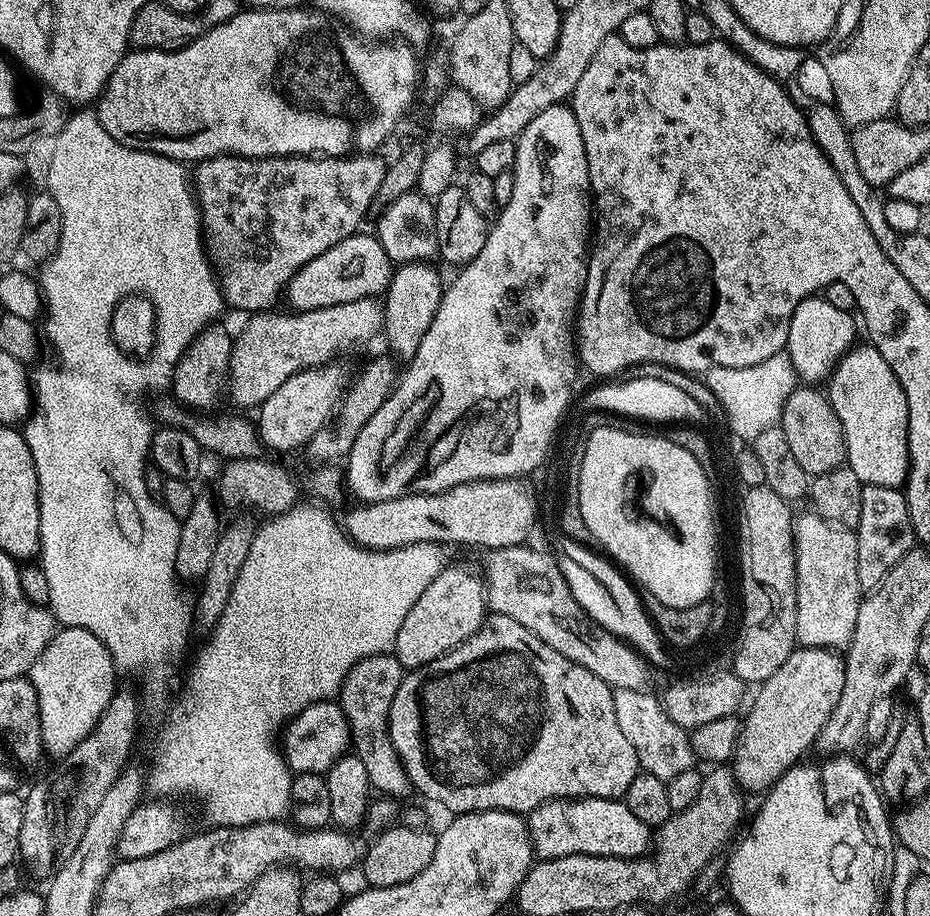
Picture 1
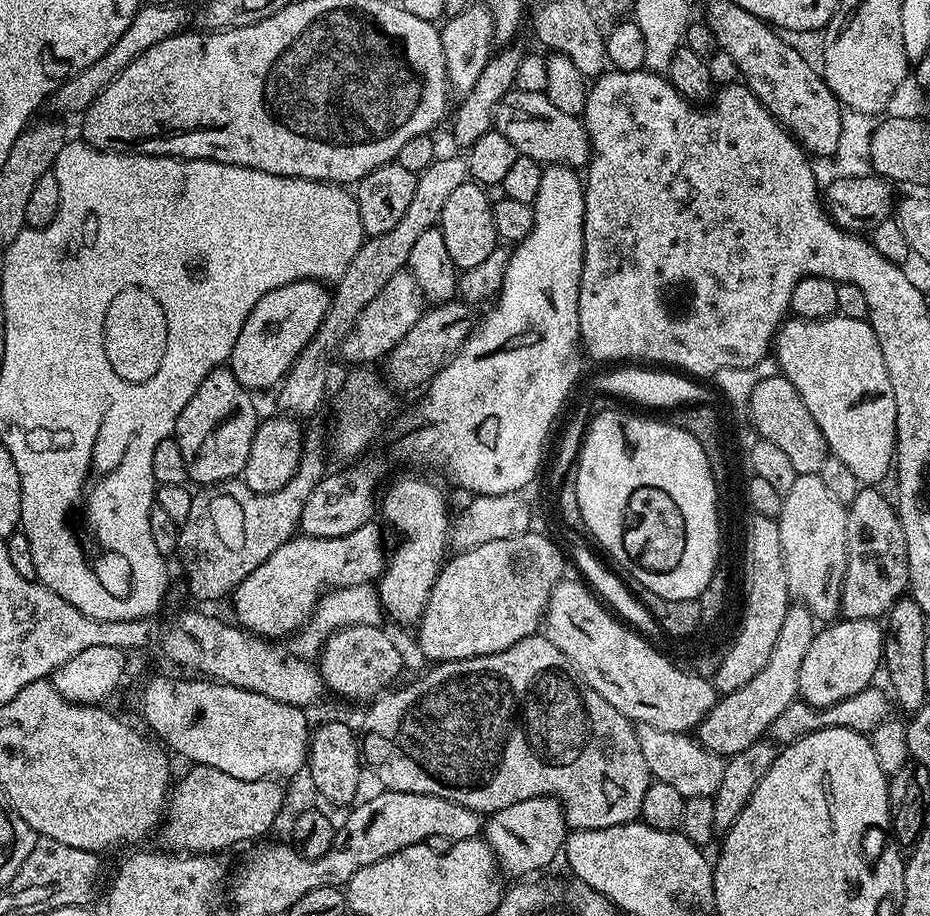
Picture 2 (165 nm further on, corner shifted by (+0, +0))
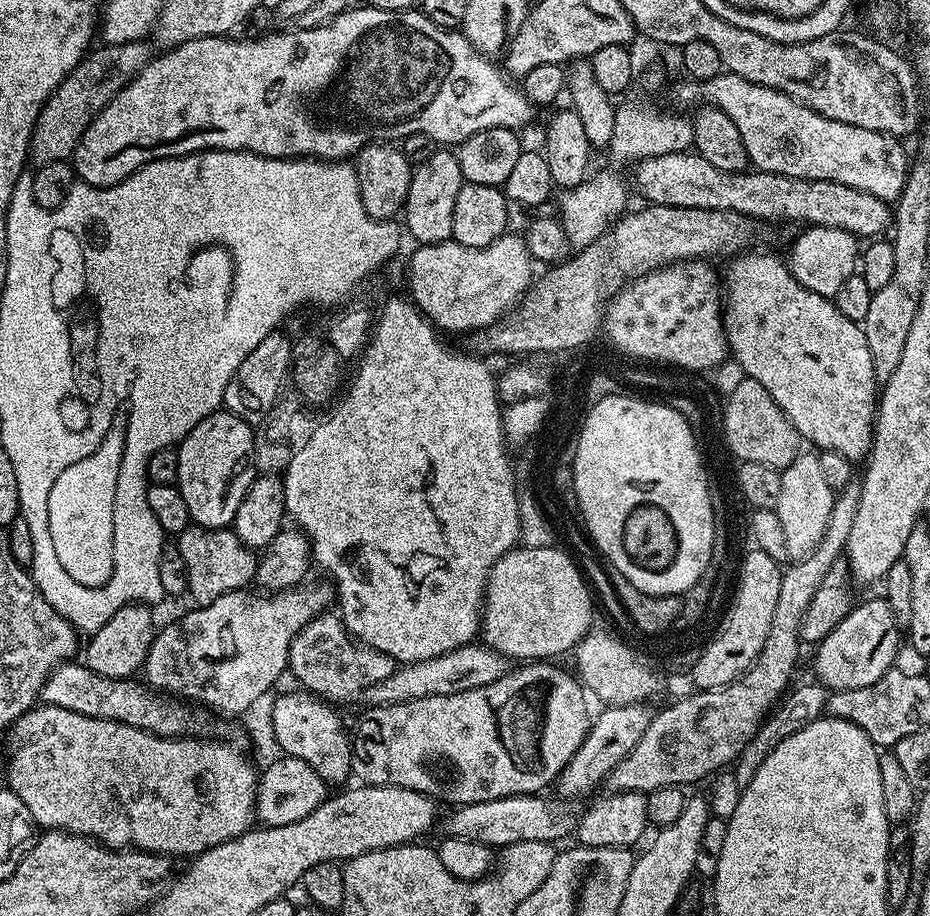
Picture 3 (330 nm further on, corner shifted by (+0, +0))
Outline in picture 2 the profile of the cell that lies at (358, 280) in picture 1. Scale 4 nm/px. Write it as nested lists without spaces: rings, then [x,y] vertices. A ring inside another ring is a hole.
[[[295,280],[267,292],[254,310],[250,310],[232,353],[228,355],[226,364],[232,369],[234,378],[249,390],[275,389],[300,357],[300,351],[316,336],[328,313],[329,303],[329,289],[318,280]]]

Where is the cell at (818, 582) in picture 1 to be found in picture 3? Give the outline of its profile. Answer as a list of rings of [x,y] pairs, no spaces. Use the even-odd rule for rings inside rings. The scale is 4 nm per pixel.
[[[801,454],[790,466],[780,472],[782,491],[778,494],[775,511],[782,522],[782,531],[786,533],[786,550],[790,554],[807,554],[814,550],[818,542],[826,534],[826,526],[830,522],[830,510],[834,499],[834,491],[826,484],[825,476],[819,465],[819,455]]]

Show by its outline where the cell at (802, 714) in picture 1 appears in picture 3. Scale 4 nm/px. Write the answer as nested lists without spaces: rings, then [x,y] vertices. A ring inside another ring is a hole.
[[[864,600],[861,604],[859,601],[815,649],[815,679],[833,692],[870,686],[870,682],[878,682],[878,678],[897,663],[896,651],[900,648],[900,640],[902,644],[902,628],[897,624],[887,600]]]

